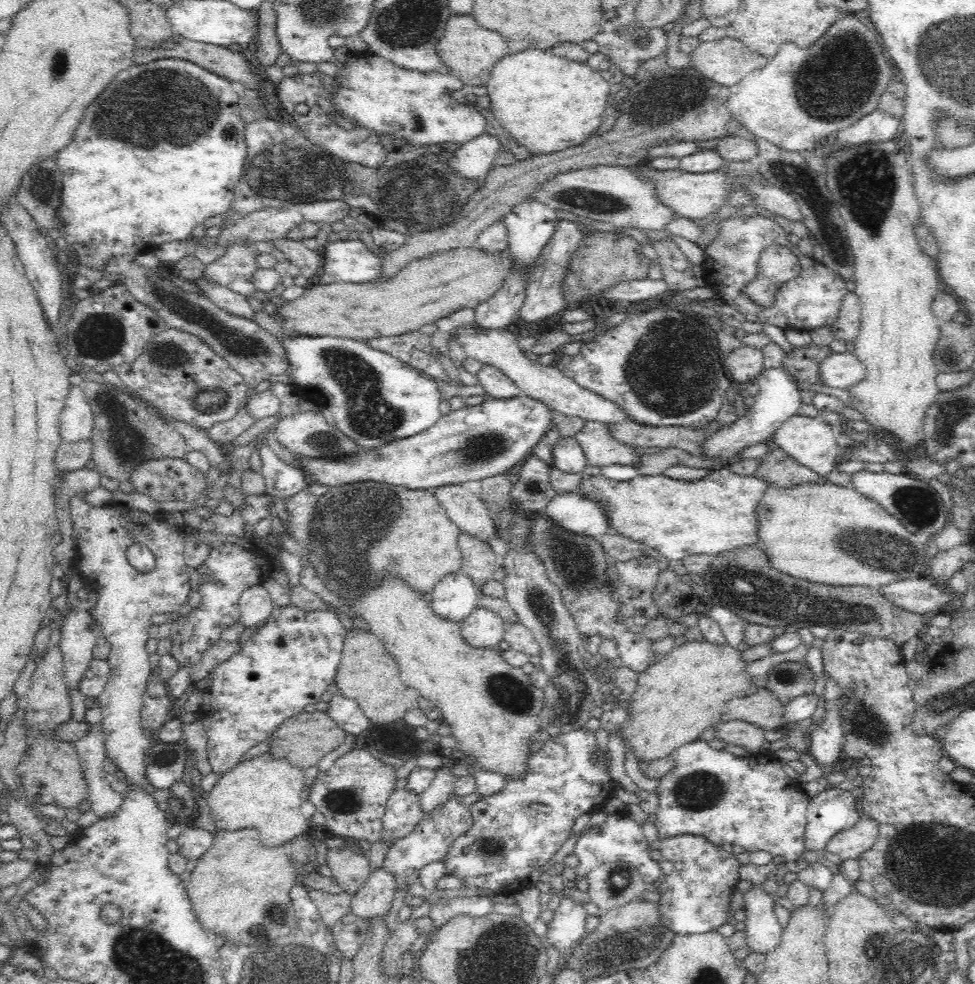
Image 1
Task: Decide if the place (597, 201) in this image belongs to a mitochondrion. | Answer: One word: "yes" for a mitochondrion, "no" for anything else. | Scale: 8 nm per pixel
yes

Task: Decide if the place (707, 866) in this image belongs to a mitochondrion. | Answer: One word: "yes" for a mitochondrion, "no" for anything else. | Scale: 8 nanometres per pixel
no

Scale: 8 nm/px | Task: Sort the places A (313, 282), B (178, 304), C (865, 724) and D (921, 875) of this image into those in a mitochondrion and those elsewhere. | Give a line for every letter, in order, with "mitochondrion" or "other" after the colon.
A: other
B: mitochondrion
C: mitochondrion
D: mitochondrion

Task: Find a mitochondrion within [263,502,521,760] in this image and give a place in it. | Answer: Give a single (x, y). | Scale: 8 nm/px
(281, 643)

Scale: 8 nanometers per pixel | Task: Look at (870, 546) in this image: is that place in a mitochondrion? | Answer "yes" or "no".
yes

